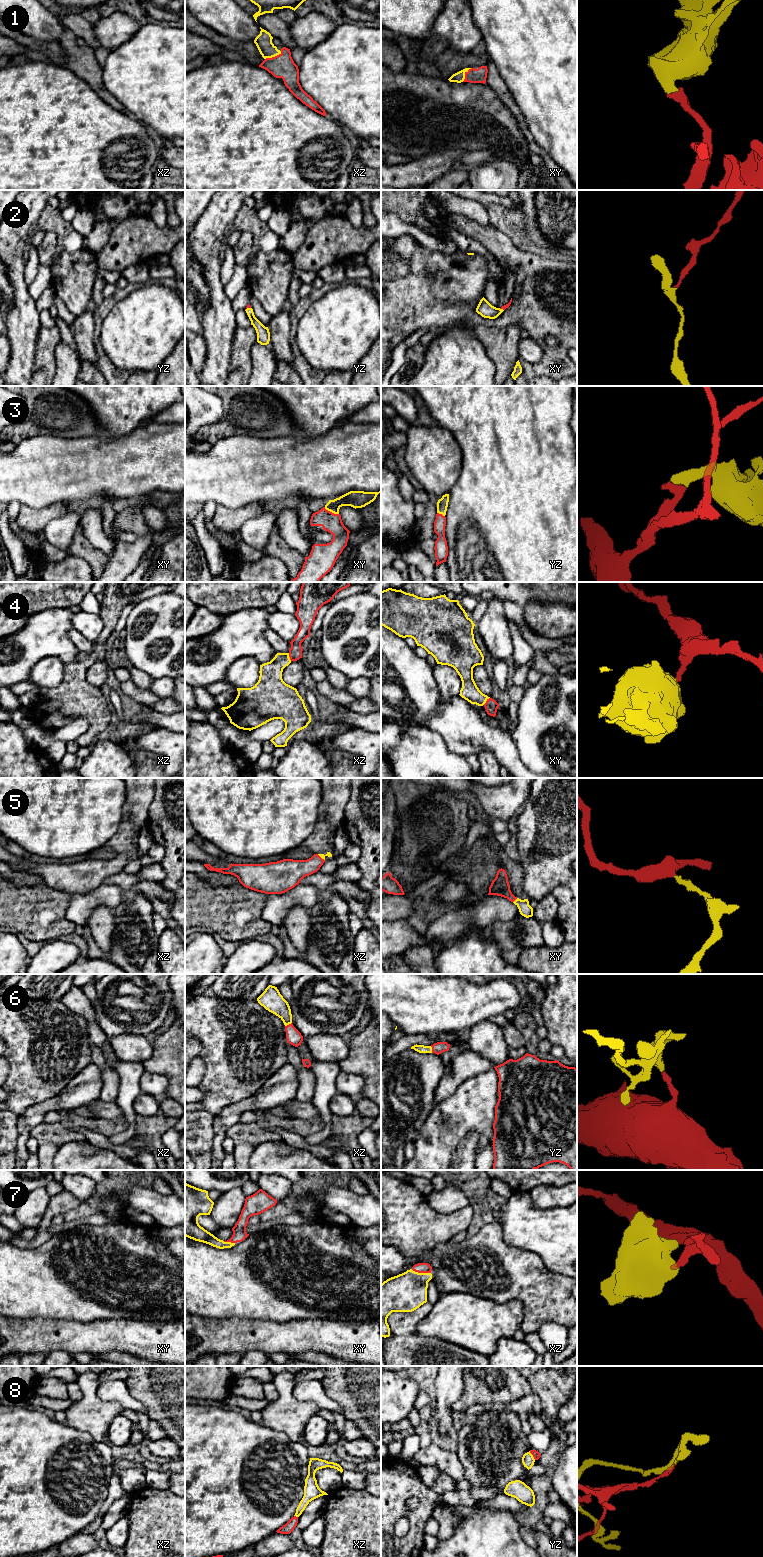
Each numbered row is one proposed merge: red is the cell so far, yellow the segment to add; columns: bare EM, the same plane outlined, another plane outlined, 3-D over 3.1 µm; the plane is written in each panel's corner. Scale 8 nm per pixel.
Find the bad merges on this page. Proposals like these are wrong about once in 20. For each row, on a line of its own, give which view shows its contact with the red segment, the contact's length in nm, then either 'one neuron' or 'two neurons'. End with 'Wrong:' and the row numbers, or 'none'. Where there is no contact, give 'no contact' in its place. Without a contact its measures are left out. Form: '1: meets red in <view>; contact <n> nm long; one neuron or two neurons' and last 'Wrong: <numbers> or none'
1: meets red in xz; contact 150 nm long; one neuron
2: meets red in yz; contact 50 nm long; one neuron
3: meets red in xy; contact 130 nm long; one neuron
4: meets red in xy; contact 80 nm long; one neuron
5: meets red in xy; contact 50 nm long; one neuron
6: meets red in xz; contact 70 nm long; one neuron
7: meets red in xz; contact 160 nm long; one neuron
8: meets red in yz; contact 90 nm long; two neurons
Wrong: 8

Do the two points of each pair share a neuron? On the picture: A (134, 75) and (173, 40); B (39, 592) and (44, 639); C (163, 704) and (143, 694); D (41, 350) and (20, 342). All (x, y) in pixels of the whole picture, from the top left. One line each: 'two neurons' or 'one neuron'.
A: one neuron
B: two neurons
C: two neurons
D: two neurons

